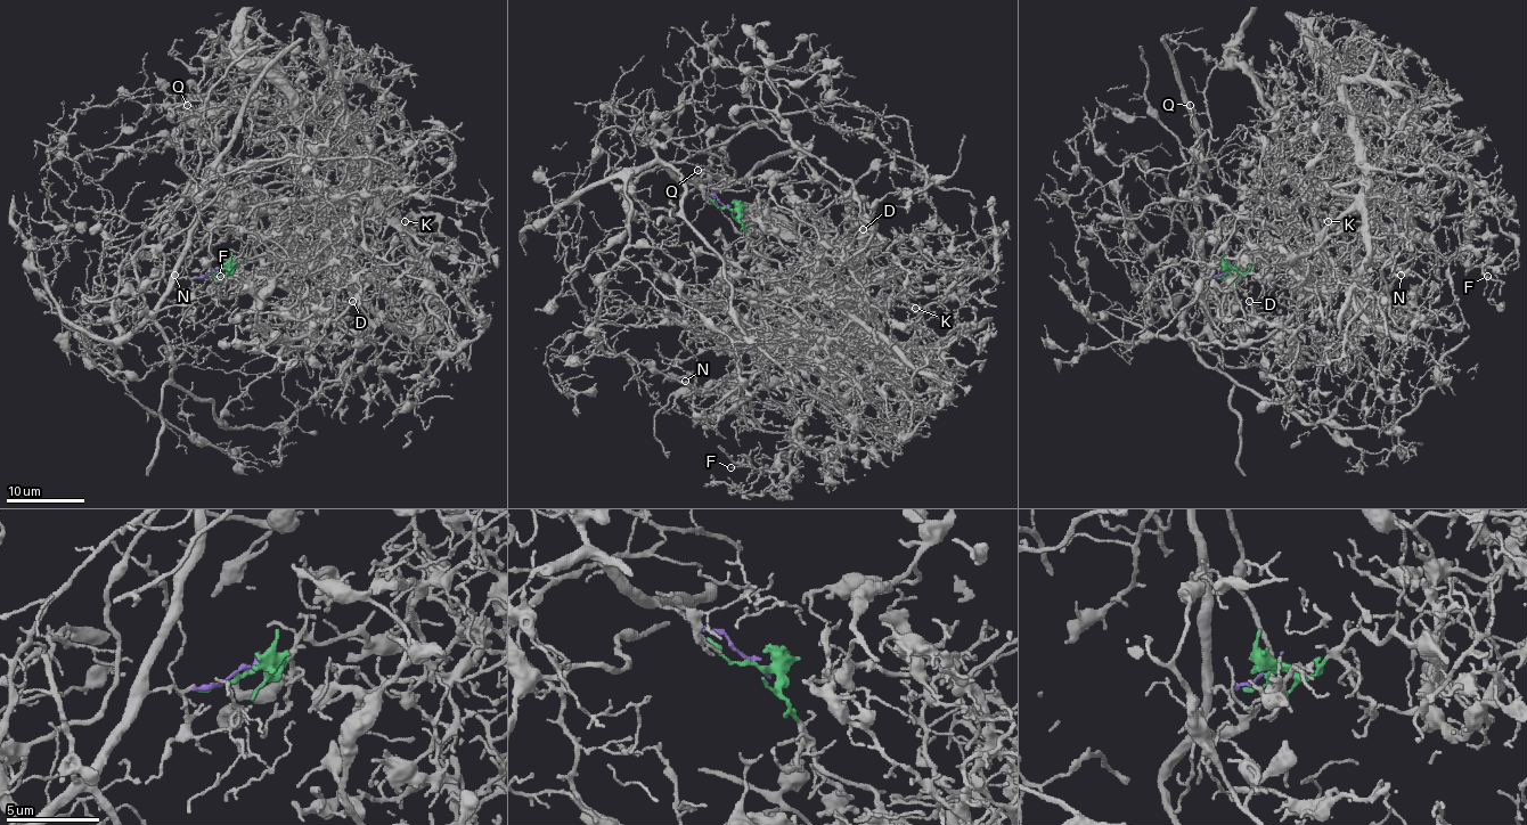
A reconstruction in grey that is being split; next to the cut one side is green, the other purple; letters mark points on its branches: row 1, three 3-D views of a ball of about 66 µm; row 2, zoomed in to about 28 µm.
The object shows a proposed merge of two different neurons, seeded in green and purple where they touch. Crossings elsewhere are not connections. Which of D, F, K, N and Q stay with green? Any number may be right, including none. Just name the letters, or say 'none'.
D, F, K

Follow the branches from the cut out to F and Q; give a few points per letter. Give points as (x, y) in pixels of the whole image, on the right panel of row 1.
F: (1230, 269), (1265, 254), (1308, 269), (1346, 212), (1404, 189), (1474, 212), (1487, 275)
Q: (1230, 269), (1214, 277), (1203, 275), (1195, 189), (1208, 154), (1210, 117), (1194, 114), (1190, 104)

